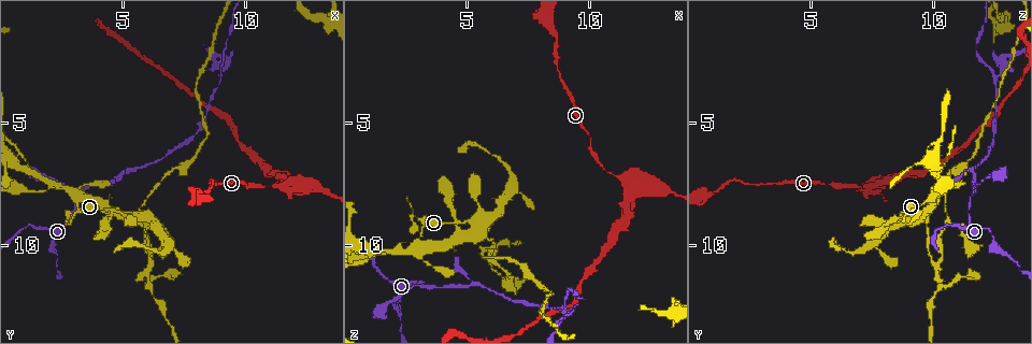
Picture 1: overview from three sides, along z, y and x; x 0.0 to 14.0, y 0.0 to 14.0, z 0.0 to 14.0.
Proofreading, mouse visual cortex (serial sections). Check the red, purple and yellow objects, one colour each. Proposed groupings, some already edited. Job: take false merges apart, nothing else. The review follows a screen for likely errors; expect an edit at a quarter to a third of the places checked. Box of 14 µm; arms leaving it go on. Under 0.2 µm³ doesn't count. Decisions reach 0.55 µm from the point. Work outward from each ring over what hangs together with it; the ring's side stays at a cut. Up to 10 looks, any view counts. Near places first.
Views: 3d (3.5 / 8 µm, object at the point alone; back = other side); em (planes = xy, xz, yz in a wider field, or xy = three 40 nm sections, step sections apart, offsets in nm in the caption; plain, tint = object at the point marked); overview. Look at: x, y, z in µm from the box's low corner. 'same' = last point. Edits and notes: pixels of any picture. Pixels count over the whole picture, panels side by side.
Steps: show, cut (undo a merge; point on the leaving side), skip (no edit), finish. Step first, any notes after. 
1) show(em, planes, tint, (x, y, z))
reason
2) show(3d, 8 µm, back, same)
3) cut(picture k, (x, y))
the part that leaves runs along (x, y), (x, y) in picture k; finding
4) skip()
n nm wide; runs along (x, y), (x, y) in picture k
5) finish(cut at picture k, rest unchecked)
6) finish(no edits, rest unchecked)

show(3d, 8 µm, (4.6, 8.7, 9.4))
sharp bend

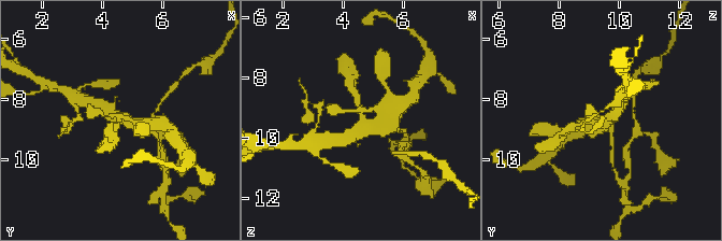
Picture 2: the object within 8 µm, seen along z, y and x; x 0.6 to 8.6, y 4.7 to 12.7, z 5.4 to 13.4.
show(3d, 3.5 µm, (4.6, 8.8, 9.4))

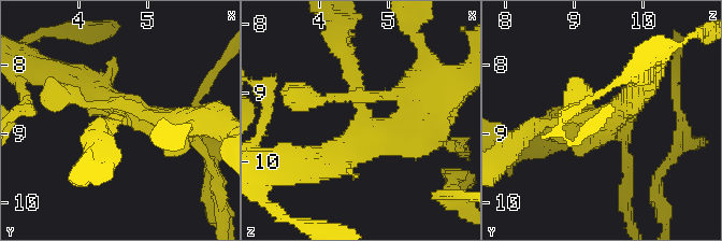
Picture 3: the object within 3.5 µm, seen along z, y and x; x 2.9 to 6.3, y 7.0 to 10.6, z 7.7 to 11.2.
show(em, planes, tint, (4.65, 8.70, 9.45))

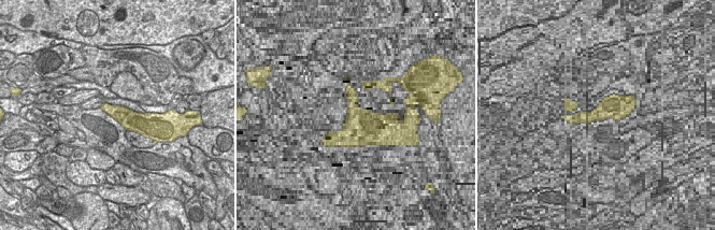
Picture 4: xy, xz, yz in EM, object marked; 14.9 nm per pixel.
skip()
280 nm wide; runs along (580, 101), (608, 114), (644, 84) in picture 3; continuous, no second cell

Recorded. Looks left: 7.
show(3d, 3.5 µm, (2.0, 7.5, 10.3))
branch point

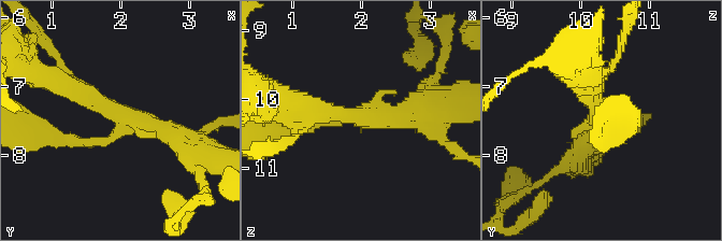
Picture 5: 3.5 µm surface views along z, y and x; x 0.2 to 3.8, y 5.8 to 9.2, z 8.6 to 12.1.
show(em, xy, step 3, tint, (2.10, 7.50, 10.30))

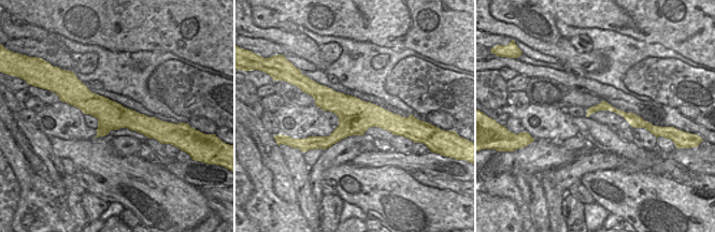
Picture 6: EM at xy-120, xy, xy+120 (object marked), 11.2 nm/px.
skip()
runs along (185, 144), (67, 84) in picture 5; all the same cell

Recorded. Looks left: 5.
show(3d, 3.5 µm, (11.8, 7.6, 7.4))
abrupt turn

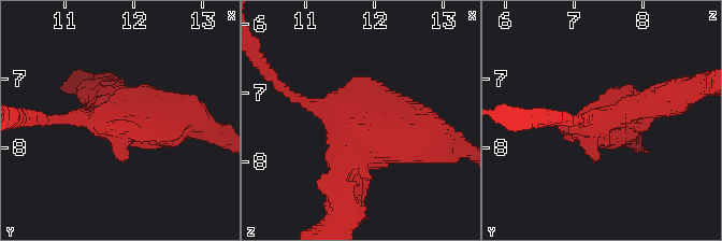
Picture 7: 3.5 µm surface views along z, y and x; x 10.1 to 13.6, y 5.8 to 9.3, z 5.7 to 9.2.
show(em, xy, step 5, tint, (11.65, 7.60, 7.35))
shape alone is not enough

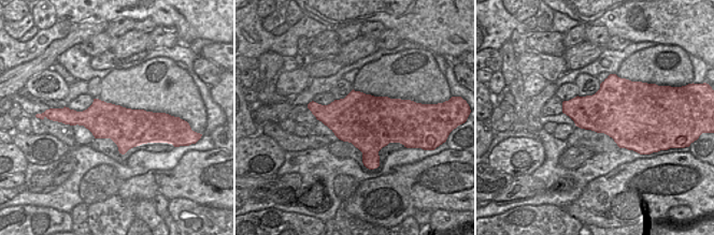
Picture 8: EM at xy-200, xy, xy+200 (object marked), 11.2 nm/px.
skip()
runs along (303, 99), (363, 129), (336, 187) in picture 7; continuous, no second cell

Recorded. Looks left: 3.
show(em, xy, step 1, tint, (9.0, 3.2, 12.6))
a fork

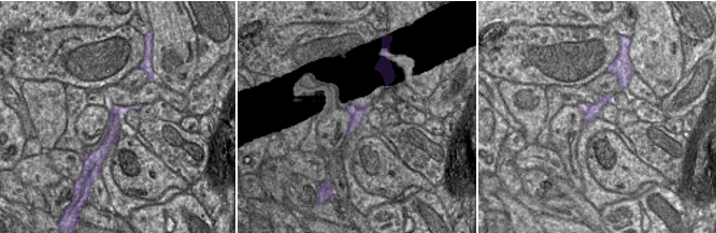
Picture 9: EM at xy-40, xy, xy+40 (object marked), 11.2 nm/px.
show(3d, 3.5 µm, same)
wider look

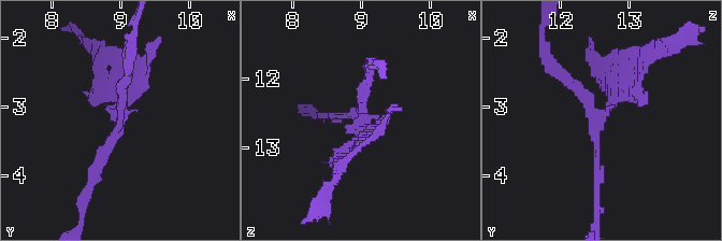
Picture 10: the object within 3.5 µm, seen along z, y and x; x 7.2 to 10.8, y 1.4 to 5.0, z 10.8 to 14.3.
skip()
all the same cell

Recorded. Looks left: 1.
finish(no edits, rest unchecked)

